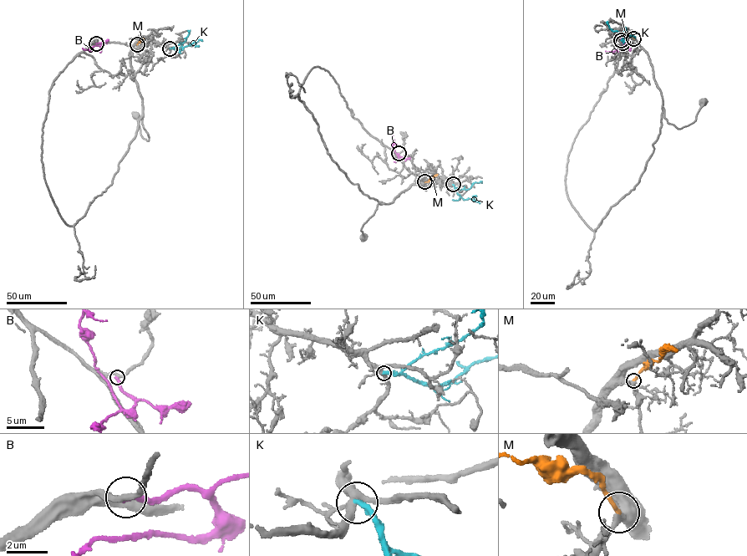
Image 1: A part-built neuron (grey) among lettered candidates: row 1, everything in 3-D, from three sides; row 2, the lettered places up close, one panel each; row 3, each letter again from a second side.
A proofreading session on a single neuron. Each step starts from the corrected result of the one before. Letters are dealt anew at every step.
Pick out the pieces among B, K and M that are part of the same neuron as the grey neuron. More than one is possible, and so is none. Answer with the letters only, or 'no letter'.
no letter

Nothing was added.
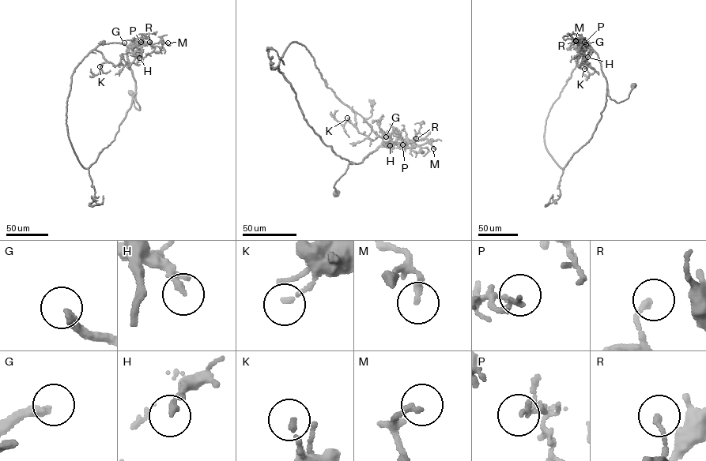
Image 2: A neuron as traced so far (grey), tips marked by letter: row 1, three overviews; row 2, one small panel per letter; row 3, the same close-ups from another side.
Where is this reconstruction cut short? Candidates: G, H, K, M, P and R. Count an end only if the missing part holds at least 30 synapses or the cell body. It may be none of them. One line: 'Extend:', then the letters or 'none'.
Extend: G

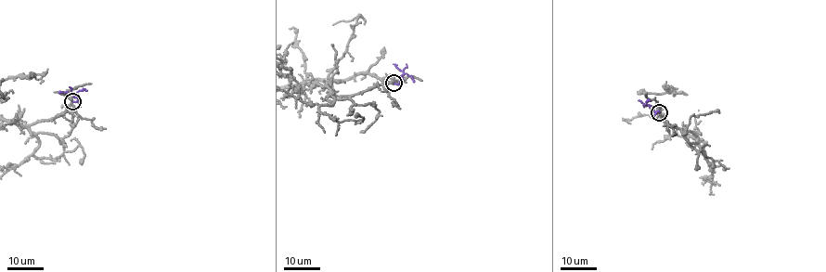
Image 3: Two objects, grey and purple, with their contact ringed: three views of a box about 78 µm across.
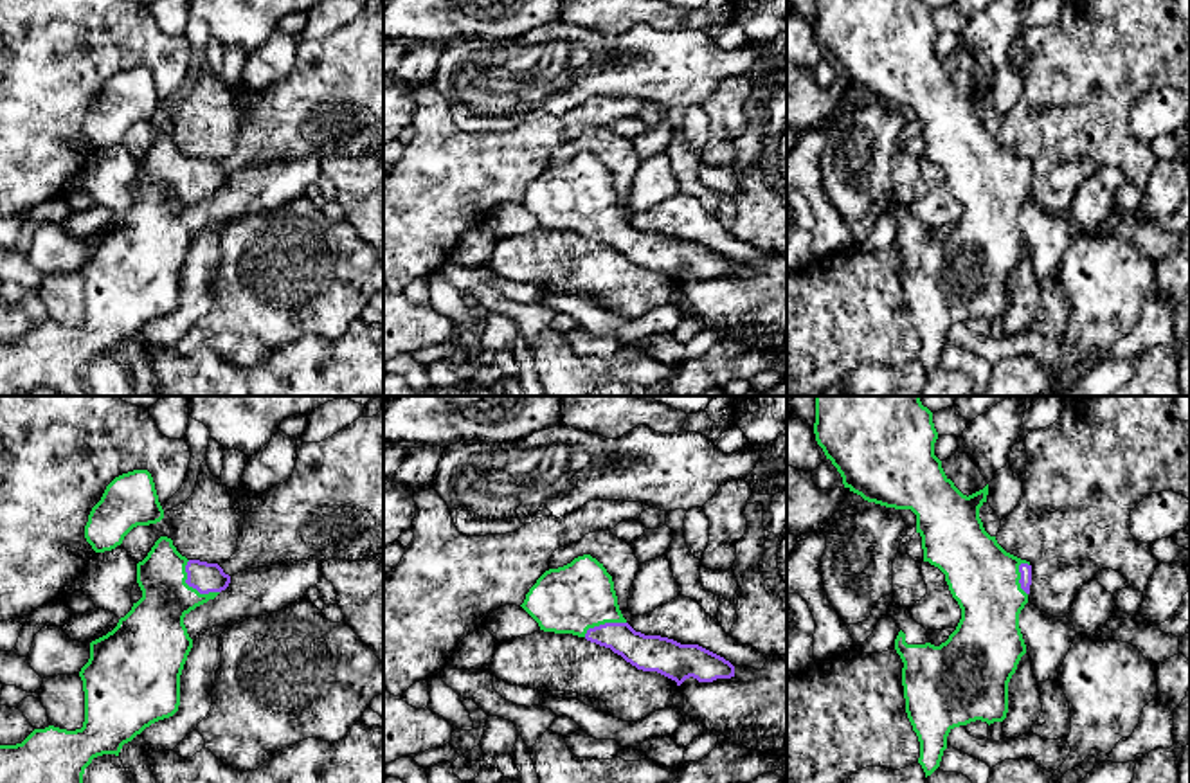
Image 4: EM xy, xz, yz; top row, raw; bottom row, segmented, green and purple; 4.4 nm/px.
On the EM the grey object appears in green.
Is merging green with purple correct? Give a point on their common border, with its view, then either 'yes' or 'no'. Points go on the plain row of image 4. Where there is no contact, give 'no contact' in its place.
xy (191, 184) | yes

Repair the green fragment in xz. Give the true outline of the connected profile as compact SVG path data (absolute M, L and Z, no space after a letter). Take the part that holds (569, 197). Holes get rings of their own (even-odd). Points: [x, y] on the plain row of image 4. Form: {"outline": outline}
{"outline": "M590 151L545 167L529 185L520 203L538 220L540 227L585 234L590 239L610 245L637 266L657 268L675 277L677 283L690 274L699 279L735 274L735 263L729 257L699 241L681 241L668 234L636 229L619 207L612 173Z"}

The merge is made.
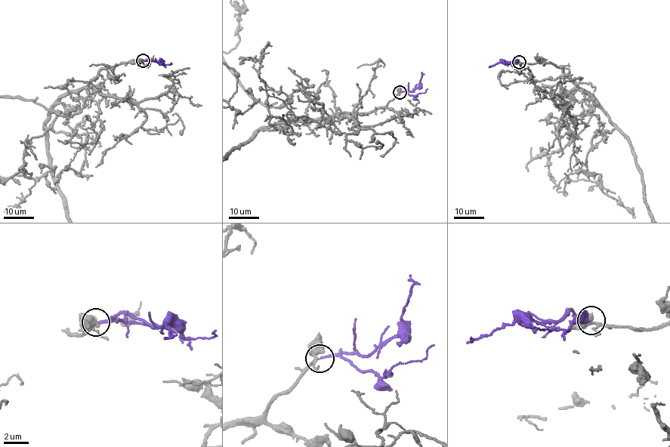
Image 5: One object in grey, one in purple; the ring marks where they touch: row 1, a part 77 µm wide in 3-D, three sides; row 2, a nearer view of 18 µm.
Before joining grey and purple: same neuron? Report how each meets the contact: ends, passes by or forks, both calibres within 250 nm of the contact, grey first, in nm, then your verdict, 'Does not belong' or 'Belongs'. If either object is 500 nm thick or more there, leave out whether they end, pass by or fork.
At the ring grey forks. At the ring purple ends. Thickness 280 nm (grey) against 200 nm. Belongs

